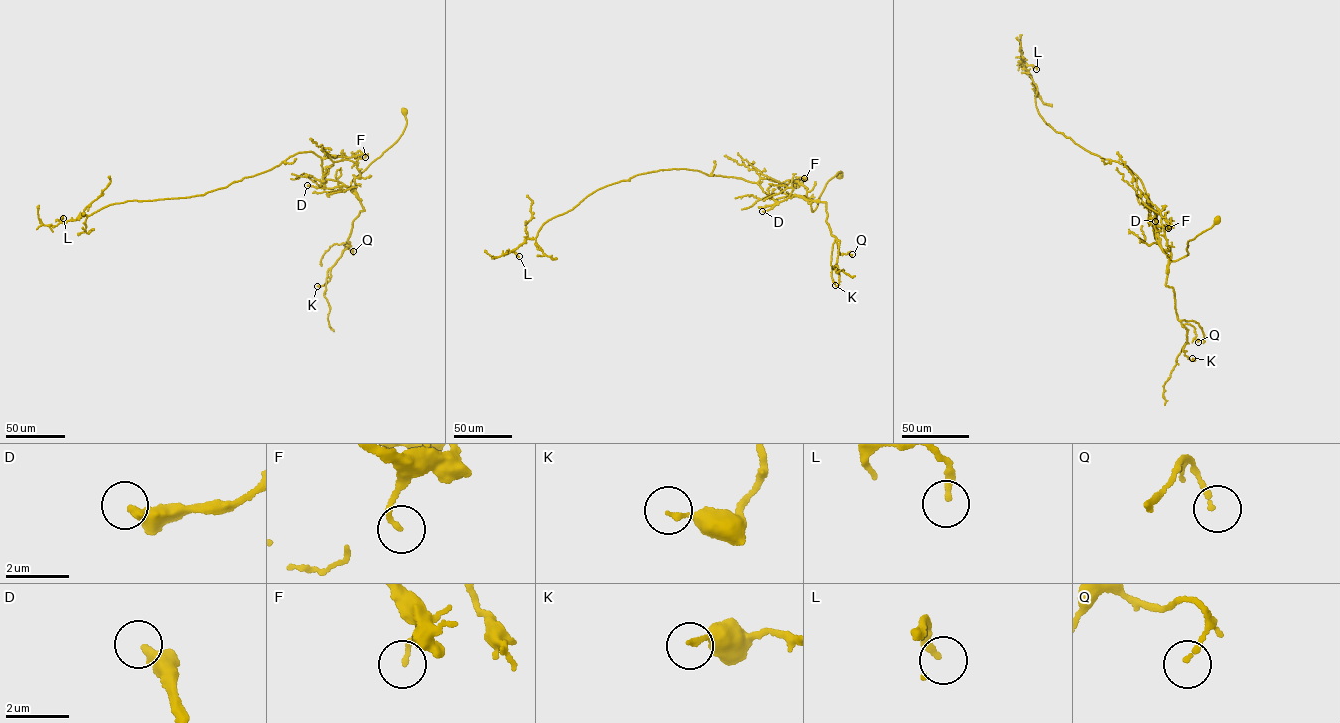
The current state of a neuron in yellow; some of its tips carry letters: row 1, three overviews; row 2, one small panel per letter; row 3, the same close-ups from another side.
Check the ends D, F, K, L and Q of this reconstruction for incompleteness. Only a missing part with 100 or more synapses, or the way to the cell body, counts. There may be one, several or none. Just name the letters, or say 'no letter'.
no letter

